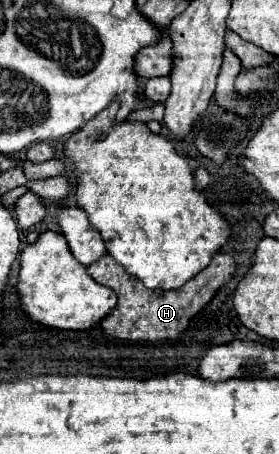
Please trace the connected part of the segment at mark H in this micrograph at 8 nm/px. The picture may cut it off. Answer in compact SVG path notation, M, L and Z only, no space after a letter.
M216 252L212 256L212 262L194 276L194 280L190 278L180 290L168 292L150 292L150 290L138 290L138 280L128 278L128 274L122 270L122 266L118 266L114 262L114 258L110 254L104 254L100 260L92 262L88 268L88 274L102 284L114 284L114 292L118 294L118 304L116 308L102 318L100 328L102 332L106 332L112 338L120 338L120 340L132 340L132 342L156 342L156 340L168 340L168 338L176 338L190 322L192 316L196 316L208 302L210 298L216 294L216 290L230 280L230 276L234 274L234 260L224 254L224 252Z

